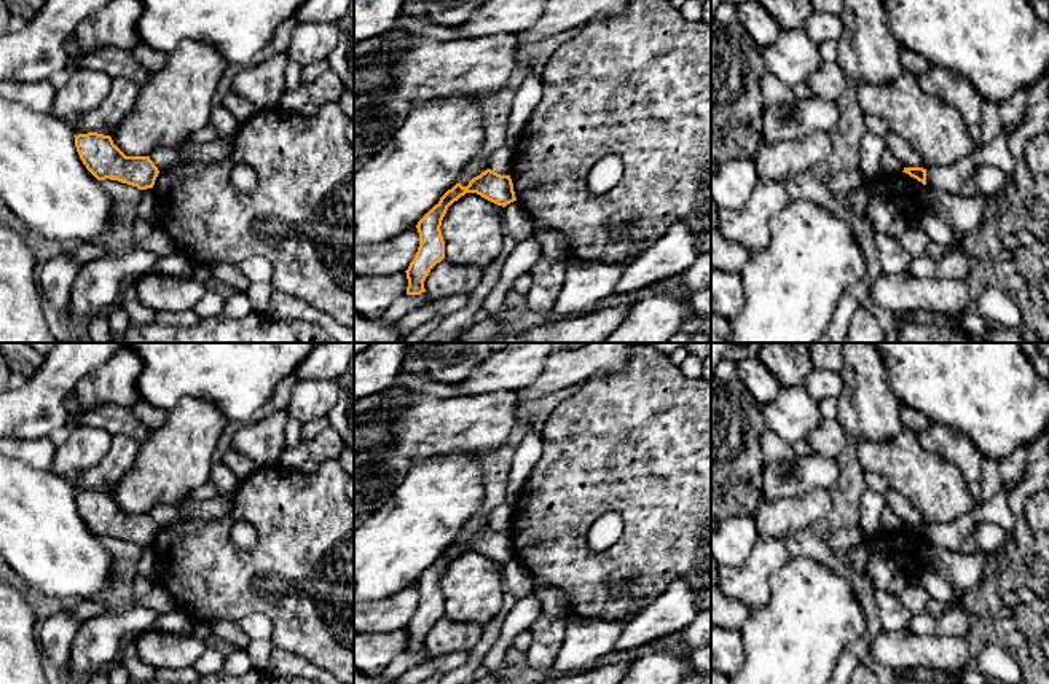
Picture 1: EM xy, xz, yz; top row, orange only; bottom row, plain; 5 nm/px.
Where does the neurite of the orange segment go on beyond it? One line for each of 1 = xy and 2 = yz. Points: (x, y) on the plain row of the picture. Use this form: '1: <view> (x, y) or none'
1: none
2: none

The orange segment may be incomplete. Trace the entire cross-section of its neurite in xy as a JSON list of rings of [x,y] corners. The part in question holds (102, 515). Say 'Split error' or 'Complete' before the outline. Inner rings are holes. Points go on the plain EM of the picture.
Complete. [[[78,491],[75,504],[86,526],[97,537],[110,536],[147,547],[153,545],[159,531],[150,513],[126,513],[110,493]]]

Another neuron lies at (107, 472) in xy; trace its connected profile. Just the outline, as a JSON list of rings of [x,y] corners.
[[[115,435],[107,454],[92,467],[83,470],[75,491],[97,489],[110,493],[132,467],[142,443],[132,437]]]

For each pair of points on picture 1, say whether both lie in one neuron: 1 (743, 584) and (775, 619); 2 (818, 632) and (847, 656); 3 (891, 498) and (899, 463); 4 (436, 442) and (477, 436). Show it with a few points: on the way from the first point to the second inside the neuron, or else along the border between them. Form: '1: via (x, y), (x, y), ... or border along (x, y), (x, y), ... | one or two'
1: border along (778, 571), (770, 579), (770, 598), (750, 611) | two
2: border along (848, 648), (839, 656), (834, 667) | two
3: border along (890, 487), (920, 515) | two
4: via (445, 436), (467, 436) | one

